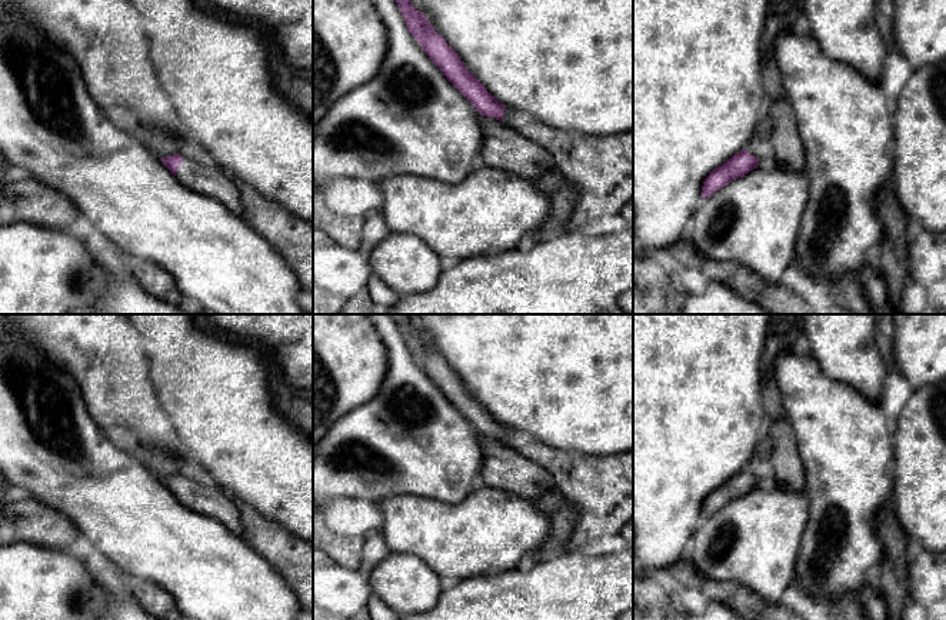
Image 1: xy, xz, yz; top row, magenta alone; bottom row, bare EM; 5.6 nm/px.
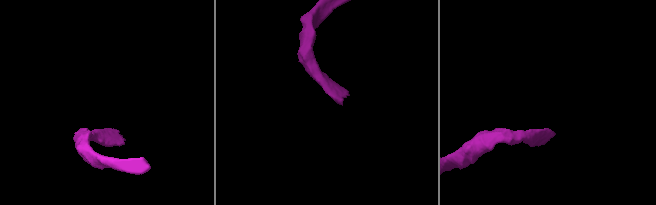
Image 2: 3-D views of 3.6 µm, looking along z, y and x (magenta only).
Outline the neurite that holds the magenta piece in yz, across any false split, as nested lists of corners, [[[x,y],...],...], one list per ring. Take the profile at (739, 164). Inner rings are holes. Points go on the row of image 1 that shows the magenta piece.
[[[786,96],[766,103],[746,147],[704,179],[702,199],[743,177],[760,163],[773,163],[793,171],[806,169],[805,146],[797,131],[795,110]]]

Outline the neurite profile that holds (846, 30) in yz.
[[[803,0],[810,33],[822,51],[882,83],[887,47],[876,21],[879,0]]]

